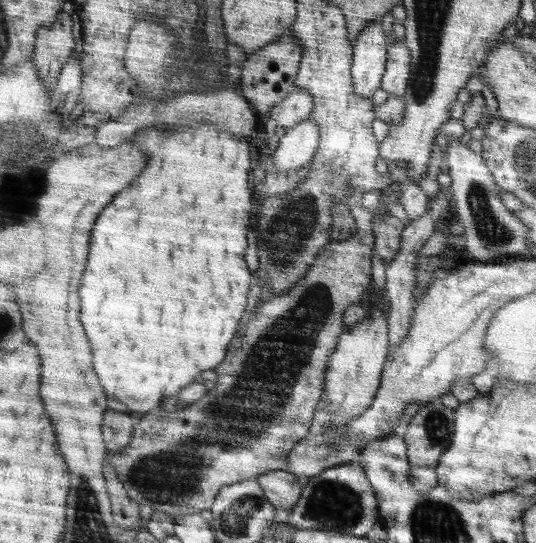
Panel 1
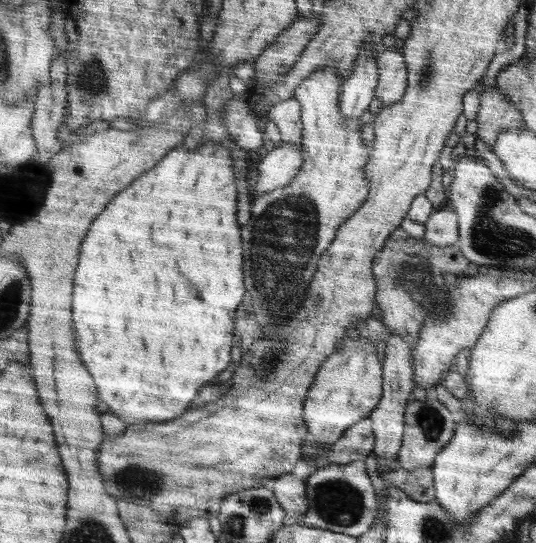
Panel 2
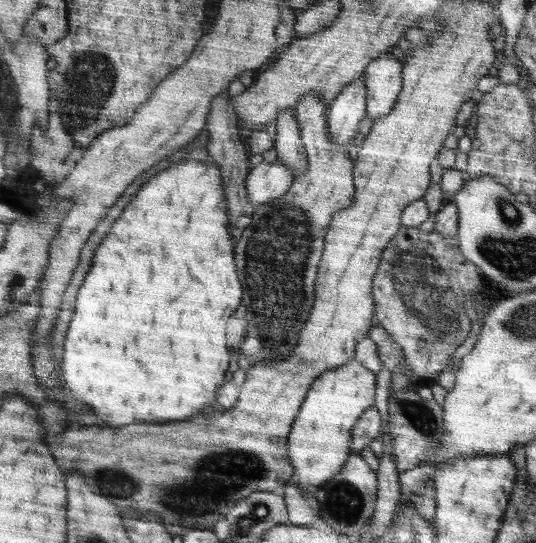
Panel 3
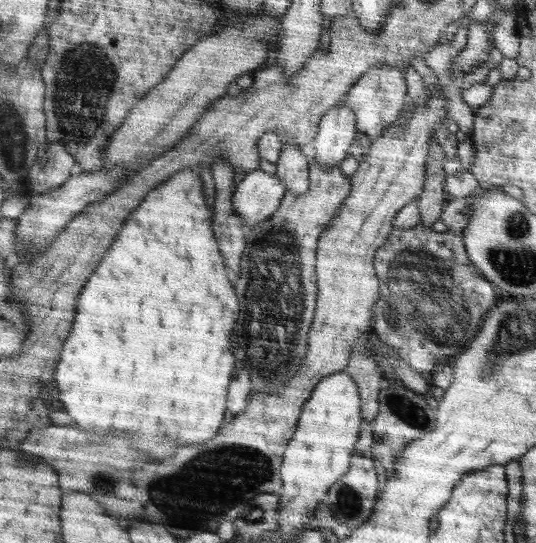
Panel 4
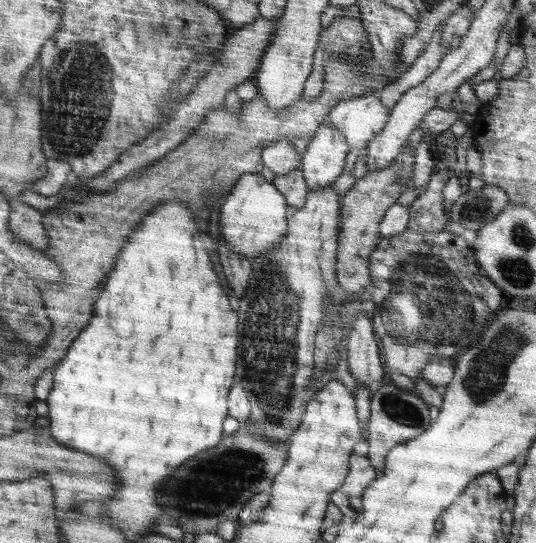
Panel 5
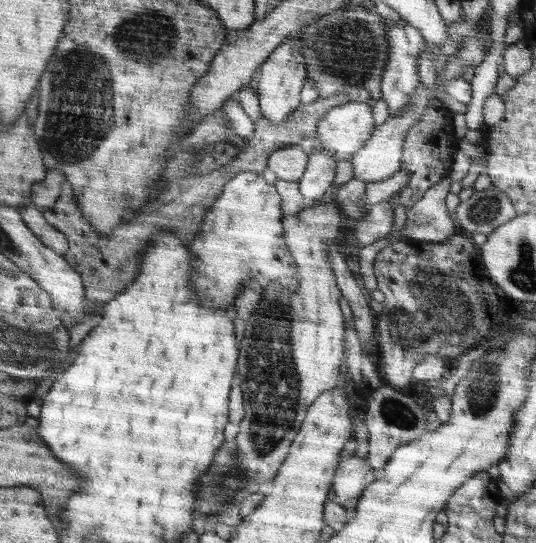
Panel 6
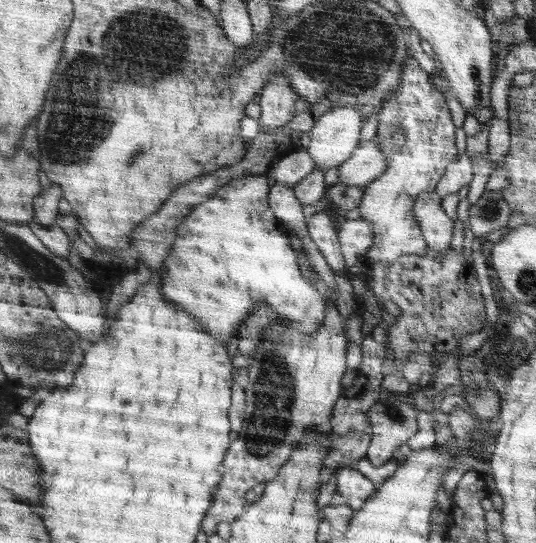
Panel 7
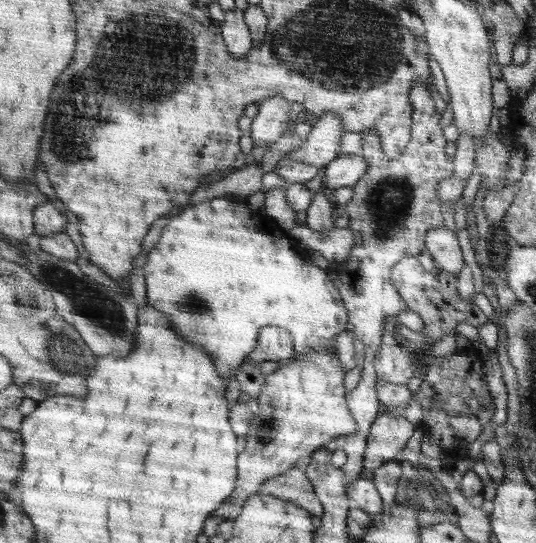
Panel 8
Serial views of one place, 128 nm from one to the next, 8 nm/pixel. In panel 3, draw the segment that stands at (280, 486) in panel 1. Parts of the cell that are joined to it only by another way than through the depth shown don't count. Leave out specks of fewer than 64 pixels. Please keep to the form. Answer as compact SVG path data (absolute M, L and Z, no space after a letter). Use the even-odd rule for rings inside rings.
M294 482L283 488L289 525L307 526L321 516L321 508L312 493L303 493Z

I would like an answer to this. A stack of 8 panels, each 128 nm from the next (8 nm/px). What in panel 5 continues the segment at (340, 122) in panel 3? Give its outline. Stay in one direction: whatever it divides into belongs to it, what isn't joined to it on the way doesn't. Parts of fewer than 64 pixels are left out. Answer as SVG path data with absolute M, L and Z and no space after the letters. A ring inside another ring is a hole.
M324 123L311 138L300 162L309 192L332 185L344 171L349 146L346 137Z

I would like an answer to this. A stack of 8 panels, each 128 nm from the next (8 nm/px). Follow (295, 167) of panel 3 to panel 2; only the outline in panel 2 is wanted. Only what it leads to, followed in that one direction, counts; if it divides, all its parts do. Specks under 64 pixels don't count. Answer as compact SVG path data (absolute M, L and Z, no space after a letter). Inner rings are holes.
M294 96L272 105L267 120L272 121L280 130L282 141L300 143L303 137L303 125L300 120L300 101Z

